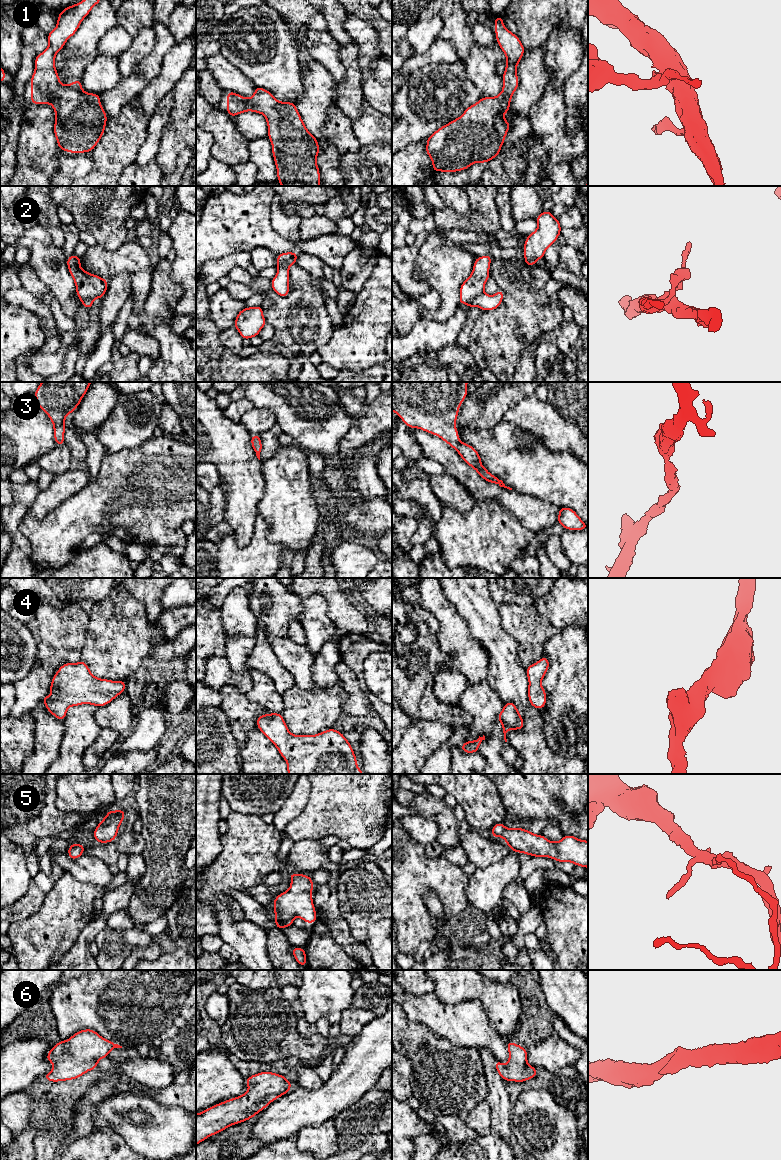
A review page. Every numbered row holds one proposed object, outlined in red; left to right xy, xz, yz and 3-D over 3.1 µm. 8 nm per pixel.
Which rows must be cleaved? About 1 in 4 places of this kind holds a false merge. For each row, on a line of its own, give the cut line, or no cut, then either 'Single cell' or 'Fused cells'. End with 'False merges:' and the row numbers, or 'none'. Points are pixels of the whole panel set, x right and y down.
1: No split. Single cell
2: Split along yz (483, 291), (466, 303). Fused cells
3: No split. Single cell
4: No split. Single cell
5: No split. Single cell
6: No split. Single cell
False merges: 2

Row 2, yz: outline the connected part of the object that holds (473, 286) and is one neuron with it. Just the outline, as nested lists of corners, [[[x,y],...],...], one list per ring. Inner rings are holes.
[[[491,255],[476,258],[471,275],[460,286],[459,304],[467,304],[484,292],[485,283],[490,278],[491,260]]]

